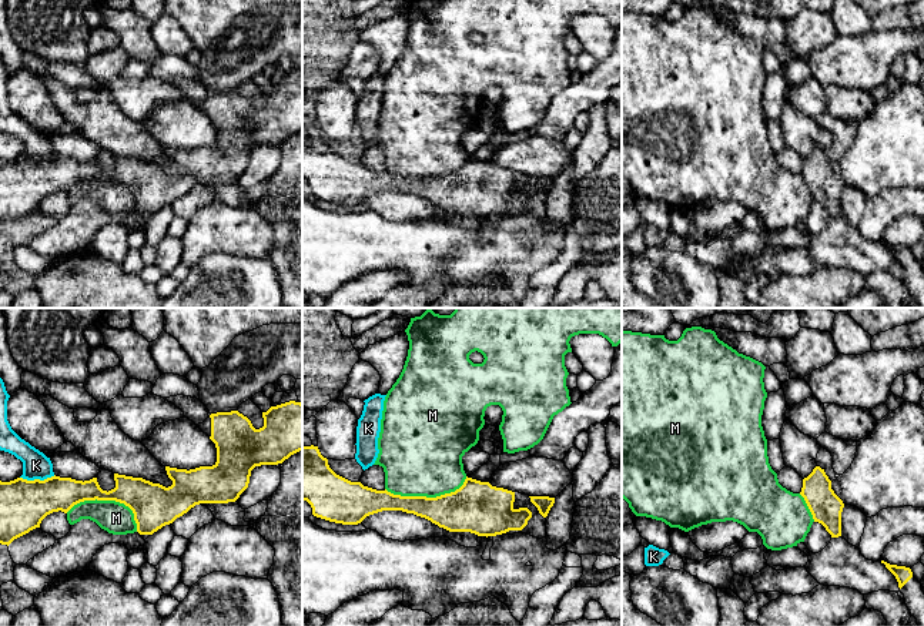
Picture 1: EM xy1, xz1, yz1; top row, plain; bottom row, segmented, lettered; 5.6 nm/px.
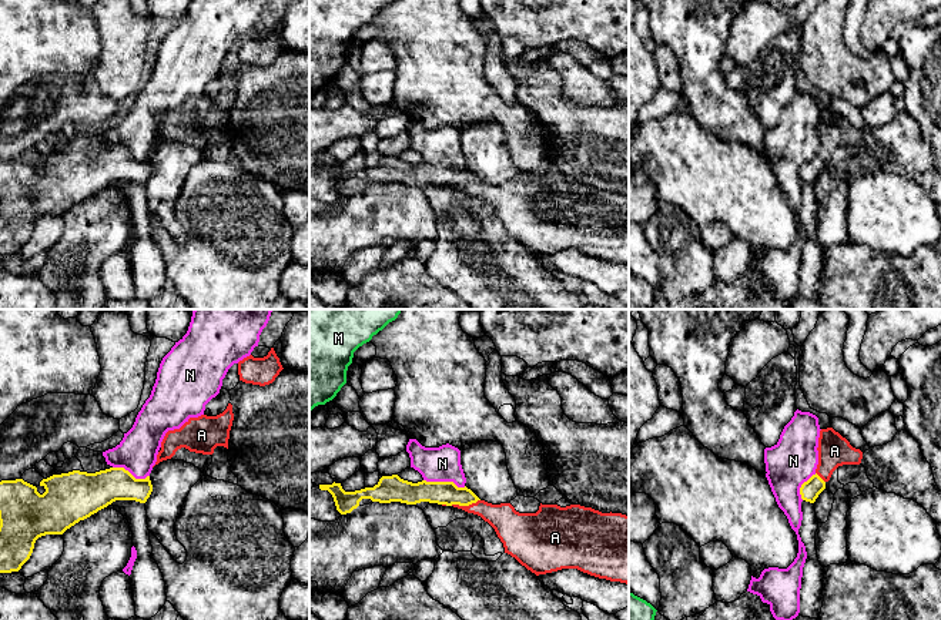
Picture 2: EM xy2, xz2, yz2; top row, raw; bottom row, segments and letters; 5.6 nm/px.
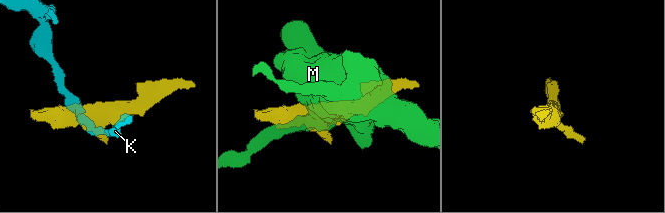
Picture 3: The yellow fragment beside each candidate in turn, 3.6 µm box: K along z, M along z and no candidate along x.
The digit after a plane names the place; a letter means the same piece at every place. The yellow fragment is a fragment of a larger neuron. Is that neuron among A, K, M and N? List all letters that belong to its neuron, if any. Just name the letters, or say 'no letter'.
A

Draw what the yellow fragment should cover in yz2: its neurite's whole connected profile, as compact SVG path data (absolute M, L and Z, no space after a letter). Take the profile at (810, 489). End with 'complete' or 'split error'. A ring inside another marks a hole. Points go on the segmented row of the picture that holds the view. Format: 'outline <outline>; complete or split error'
outline M833 428L821 429L818 438L818 465L816 473L801 485L801 499L814 503L826 489L833 472L843 465L860 465L863 452L850 445Z; split error

